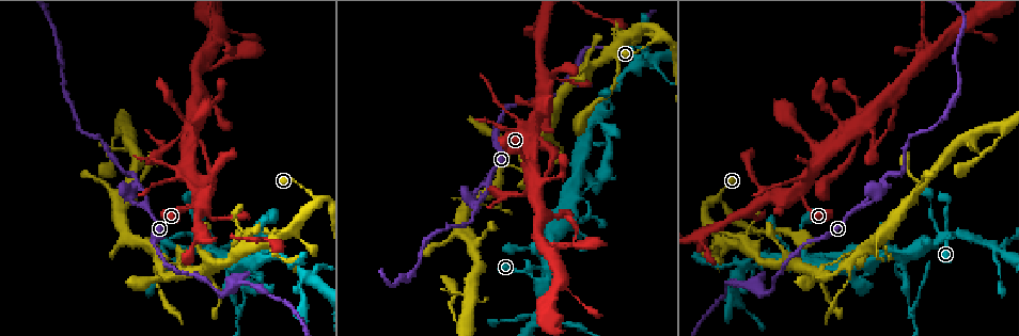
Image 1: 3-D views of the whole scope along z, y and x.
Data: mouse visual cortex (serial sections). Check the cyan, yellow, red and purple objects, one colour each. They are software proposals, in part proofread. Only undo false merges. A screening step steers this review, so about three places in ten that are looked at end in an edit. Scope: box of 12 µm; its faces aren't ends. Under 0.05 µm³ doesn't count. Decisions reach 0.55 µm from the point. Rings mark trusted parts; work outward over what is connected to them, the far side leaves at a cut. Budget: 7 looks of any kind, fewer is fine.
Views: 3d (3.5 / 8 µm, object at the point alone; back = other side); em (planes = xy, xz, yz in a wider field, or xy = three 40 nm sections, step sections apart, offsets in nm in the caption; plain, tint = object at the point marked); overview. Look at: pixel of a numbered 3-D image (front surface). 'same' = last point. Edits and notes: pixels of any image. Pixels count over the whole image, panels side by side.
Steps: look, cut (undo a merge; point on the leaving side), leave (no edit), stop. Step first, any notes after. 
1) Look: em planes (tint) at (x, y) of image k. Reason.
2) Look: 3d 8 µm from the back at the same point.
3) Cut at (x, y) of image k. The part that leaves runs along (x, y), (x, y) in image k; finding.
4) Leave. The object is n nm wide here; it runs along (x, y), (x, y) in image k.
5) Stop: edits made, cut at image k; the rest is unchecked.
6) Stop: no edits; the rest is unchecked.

Look: 3d 3.5 µm at (817, 185) of image 1. Narrows sharply.

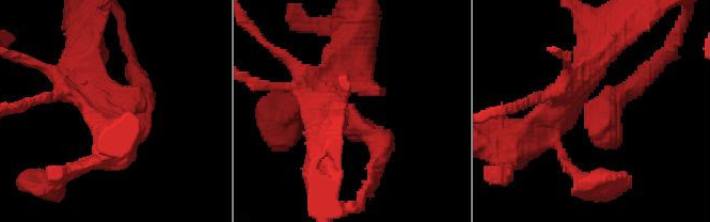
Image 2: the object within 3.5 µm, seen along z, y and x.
Look: em xy step 3 (tint) at (348, 107) of image 2. Now the EM.

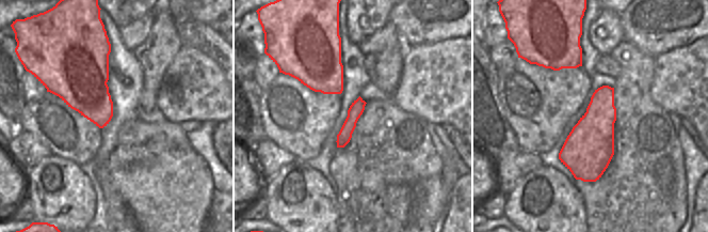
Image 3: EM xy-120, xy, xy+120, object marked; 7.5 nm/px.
Leave. It runs along (359, 101), (339, 144) in image 3; one cell here.

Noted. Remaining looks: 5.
Look: 3d 3.5 µm at (507, 165) of image 1. Thin arm on a thick one.

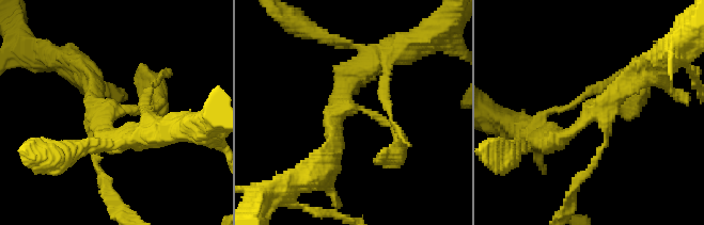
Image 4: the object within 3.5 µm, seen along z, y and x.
Look: em xy step 5 (tint) at (103, 117) of image 4. 4 arms meet here; the arms are 100, 150, 300, 350 nm wide.

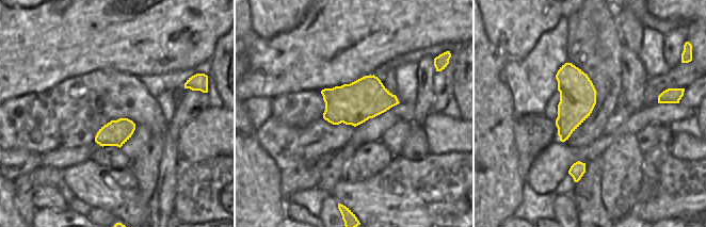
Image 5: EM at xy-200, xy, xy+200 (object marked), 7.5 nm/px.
Leave. It runs along (543, 139), (562, 139), (641, 76) in image 4; continuous, no second cell.

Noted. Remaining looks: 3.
Look: 3d 3.5 µm at (729, 282) of image 1. Sharp bend.

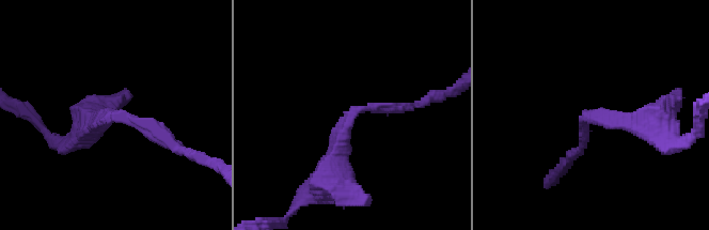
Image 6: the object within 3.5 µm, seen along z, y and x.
Leave. The arms are 150, 300 nm wide; continuous, no second cell.

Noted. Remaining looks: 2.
Stop: no edits; the rest is unchecked.

